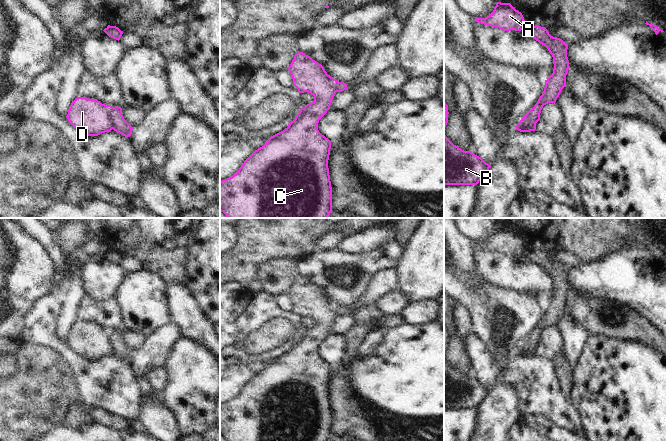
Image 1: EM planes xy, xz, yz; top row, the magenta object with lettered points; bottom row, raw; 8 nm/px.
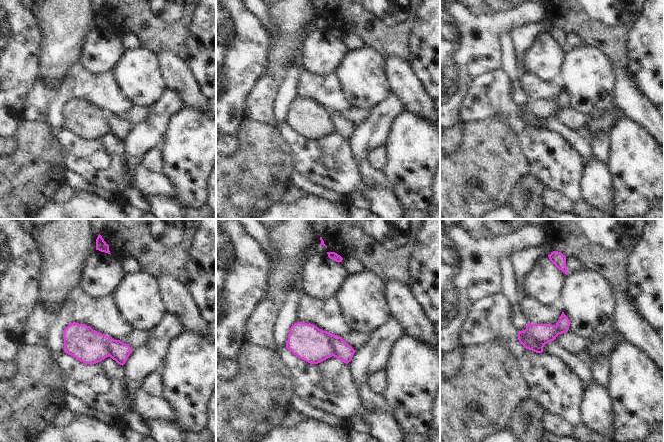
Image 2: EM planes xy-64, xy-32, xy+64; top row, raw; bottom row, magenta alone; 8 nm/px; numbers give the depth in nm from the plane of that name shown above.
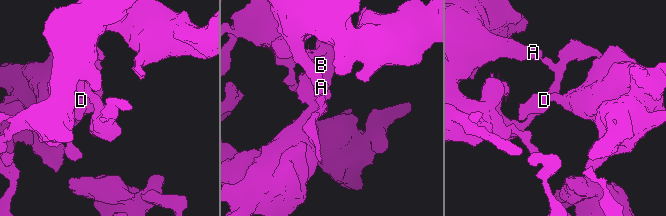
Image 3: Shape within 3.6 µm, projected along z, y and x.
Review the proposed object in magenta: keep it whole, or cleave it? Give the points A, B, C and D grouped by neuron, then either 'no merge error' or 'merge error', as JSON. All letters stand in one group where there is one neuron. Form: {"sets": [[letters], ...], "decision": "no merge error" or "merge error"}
{"sets": [["A", "C", "D"], ["B"]], "decision": "merge error"}

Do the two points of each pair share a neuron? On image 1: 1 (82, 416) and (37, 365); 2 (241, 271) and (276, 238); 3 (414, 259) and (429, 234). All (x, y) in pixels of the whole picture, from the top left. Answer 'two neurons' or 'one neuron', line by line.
1: two neurons
2: one neuron
3: one neuron

